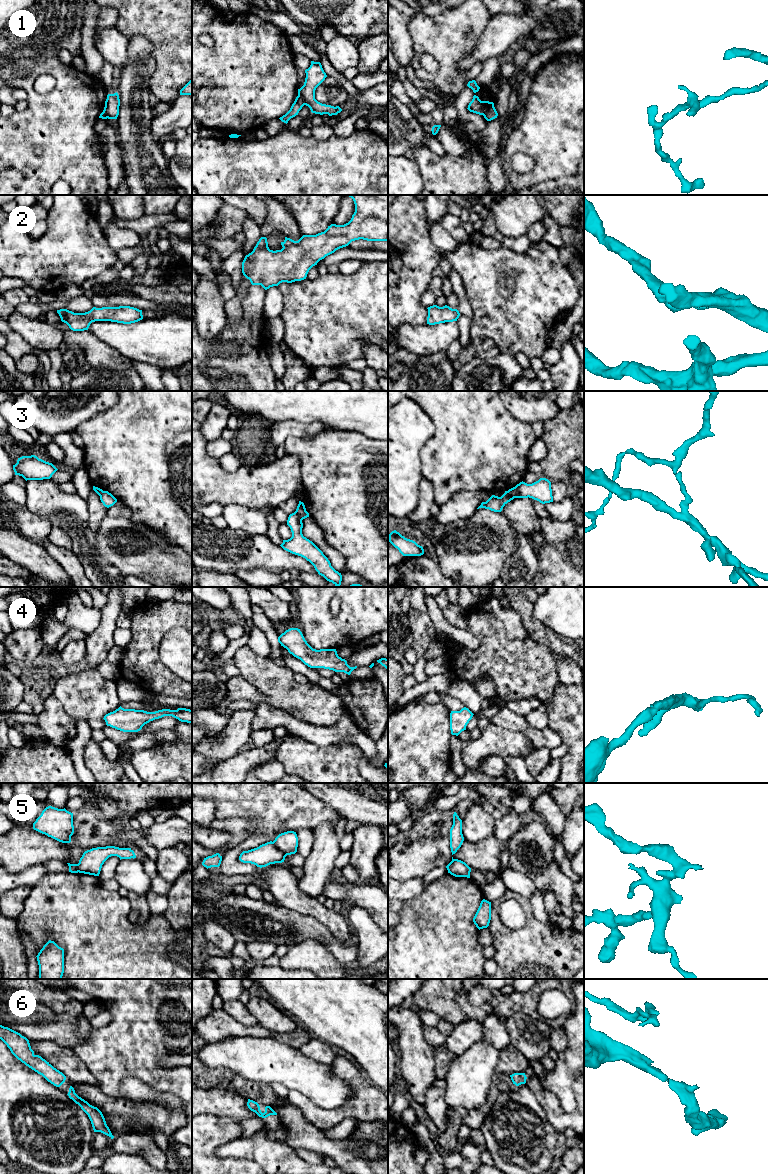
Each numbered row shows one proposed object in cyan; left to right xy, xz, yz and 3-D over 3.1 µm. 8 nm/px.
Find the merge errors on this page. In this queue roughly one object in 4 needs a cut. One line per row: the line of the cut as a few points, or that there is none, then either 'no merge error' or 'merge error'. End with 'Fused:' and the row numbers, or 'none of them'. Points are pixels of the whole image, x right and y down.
1: cut in xz along (298, 93), (303, 98), (305, 104); merge error
2: no cut; no merge error
3: cut in xz along (295, 511), (302, 519); merge error
4: no cut; no merge error
5: cut in xz along (272, 842), (286, 855); merge error
6: no cut; no merge error
Fused: 1, 3, 5

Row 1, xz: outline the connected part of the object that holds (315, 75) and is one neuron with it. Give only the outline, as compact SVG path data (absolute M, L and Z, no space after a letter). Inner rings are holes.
M311 61L311 65L305 70L306 78L304 85L298 89L298 94L304 98L305 105L308 106L312 113L328 114L329 116L337 115L342 111L339 106L331 106L318 102L315 99L316 88L327 77L320 62Z

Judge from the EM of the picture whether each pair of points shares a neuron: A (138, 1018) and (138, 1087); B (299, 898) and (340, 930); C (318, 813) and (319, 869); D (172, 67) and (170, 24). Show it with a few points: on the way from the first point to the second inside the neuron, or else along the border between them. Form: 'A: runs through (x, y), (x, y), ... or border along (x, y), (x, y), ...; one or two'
A: border along (118, 1087), (124, 1077), (135, 1076), (159, 1090); two
B: runs through (309, 906), (330, 920); one
C: border along (335, 826), (329, 823), (320, 823), (312, 829); two
D: runs through (170, 56), (170, 35); one

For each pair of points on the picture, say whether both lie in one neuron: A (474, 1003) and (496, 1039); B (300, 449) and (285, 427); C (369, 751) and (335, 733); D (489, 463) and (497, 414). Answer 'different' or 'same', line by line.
A: different
B: different
C: same
D: same

